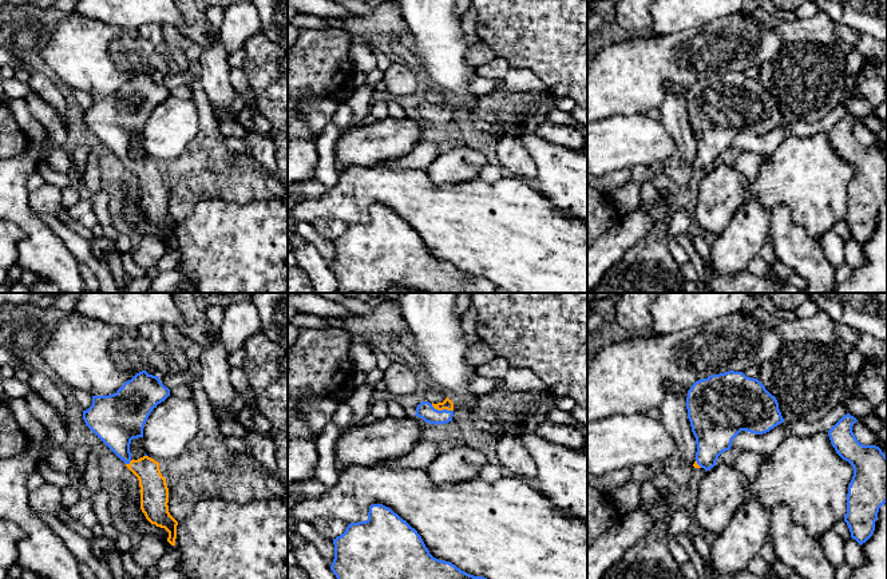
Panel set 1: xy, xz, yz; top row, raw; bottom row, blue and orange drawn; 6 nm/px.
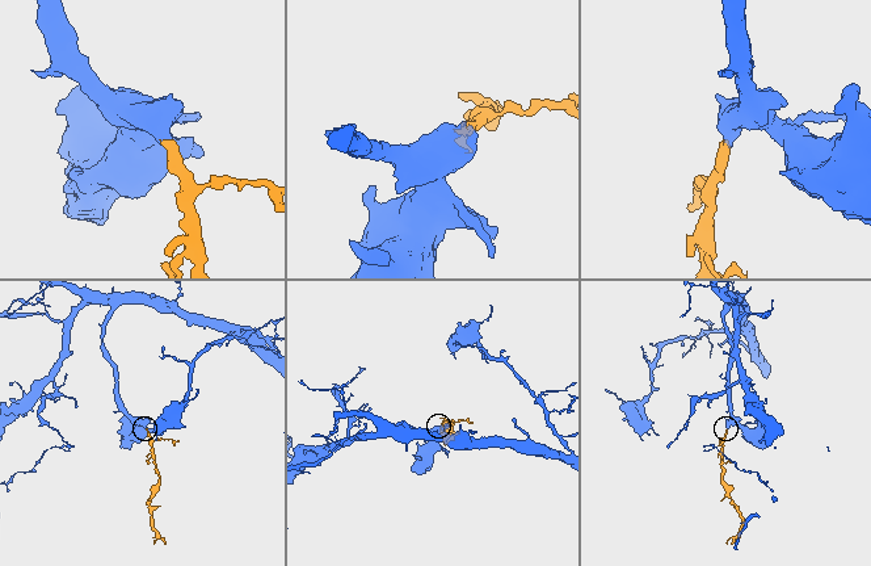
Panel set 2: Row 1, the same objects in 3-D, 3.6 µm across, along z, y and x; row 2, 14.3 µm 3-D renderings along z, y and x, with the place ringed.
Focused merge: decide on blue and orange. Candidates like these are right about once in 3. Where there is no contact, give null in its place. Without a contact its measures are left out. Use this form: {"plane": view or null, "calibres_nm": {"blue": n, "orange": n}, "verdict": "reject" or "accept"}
{"plane": "xz", "calibres_nm": {"blue": 100, "orange": 70}, "verdict": "accept"}

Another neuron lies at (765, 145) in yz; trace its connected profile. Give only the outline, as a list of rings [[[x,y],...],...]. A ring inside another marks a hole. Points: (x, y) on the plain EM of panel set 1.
[[[781,123],[763,135],[741,131],[733,139],[730,150],[734,154],[741,151],[752,151],[761,156],[771,156],[787,136],[787,123]]]

